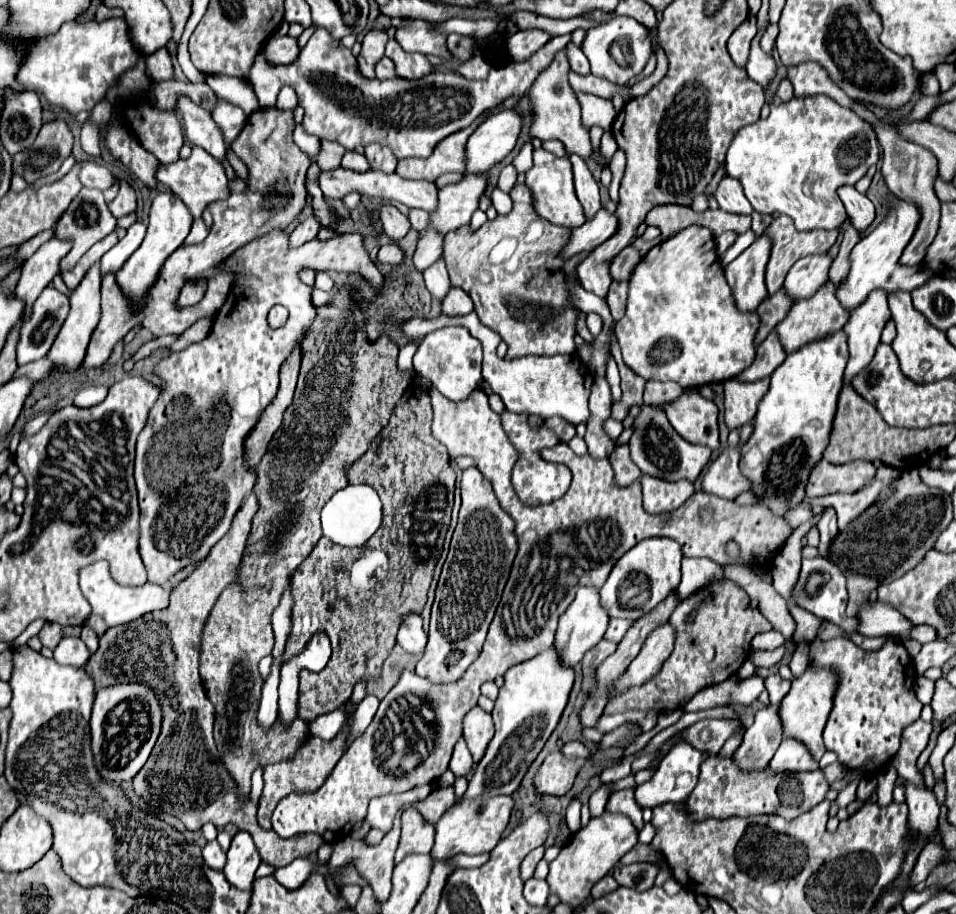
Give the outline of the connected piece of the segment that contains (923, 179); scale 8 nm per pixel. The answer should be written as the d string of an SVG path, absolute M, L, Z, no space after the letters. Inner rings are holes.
M877 120L871 126L875 128L879 146L883 148L881 172L883 172L883 178L885 178L889 190L895 196L901 196L905 200L915 202L919 206L919 210L921 210L921 222L917 226L917 232L915 232L913 240L909 242L909 246L905 248L901 260L899 260L899 264L919 266L919 264L923 264L927 248L931 246L931 240L935 238L937 226L939 226L939 198L937 198L937 194L933 190L935 176L937 176L937 160L923 146L899 136L899 132L895 132L895 128L891 128L891 124L883 124L883 120Z

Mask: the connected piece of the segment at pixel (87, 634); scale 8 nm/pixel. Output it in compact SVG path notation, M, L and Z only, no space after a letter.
M83 626L83 628L81 628L81 640L87 644L87 648L89 648L89 652L91 652L91 654L97 650L99 636L97 636L91 628L87 628L87 626Z

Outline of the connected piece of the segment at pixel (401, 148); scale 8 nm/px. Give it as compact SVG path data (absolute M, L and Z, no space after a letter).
M317 28L307 42L307 50L301 50L301 54L297 56L297 60L291 66L269 68L265 64L263 56L257 56L257 60L253 64L255 68L251 70L251 80L253 80L255 96L257 96L261 108L273 108L277 94L283 86L295 88L295 92L299 96L299 104L305 108L303 128L307 134L313 134L317 138L337 140L347 150L355 150L357 146L367 146L367 144L383 144L383 146L389 146L397 158L411 158L411 156L427 158L443 138L447 138L449 134L453 134L461 128L467 128L485 110L489 110L489 108L497 106L501 100L505 100L505 96L525 94L531 88L535 76L539 76L539 72L543 72L543 68L547 68L547 64L551 64L555 54L570 41L570 34L552 37L545 48L541 48L541 52L533 54L529 60L509 62L501 68L493 66L489 76L479 82L467 80L451 70L437 70L421 80L403 80L403 78L393 80L391 78L391 80L379 82L379 80L363 80L363 76L357 70L357 60L351 54L351 50L345 48L341 42L333 40L325 28Z

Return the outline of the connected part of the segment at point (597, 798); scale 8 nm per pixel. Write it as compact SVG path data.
M603 784L603 786L589 798L589 812L591 812L591 818L603 814L605 804L607 804L607 798L609 798L609 788L611 788L611 784Z

